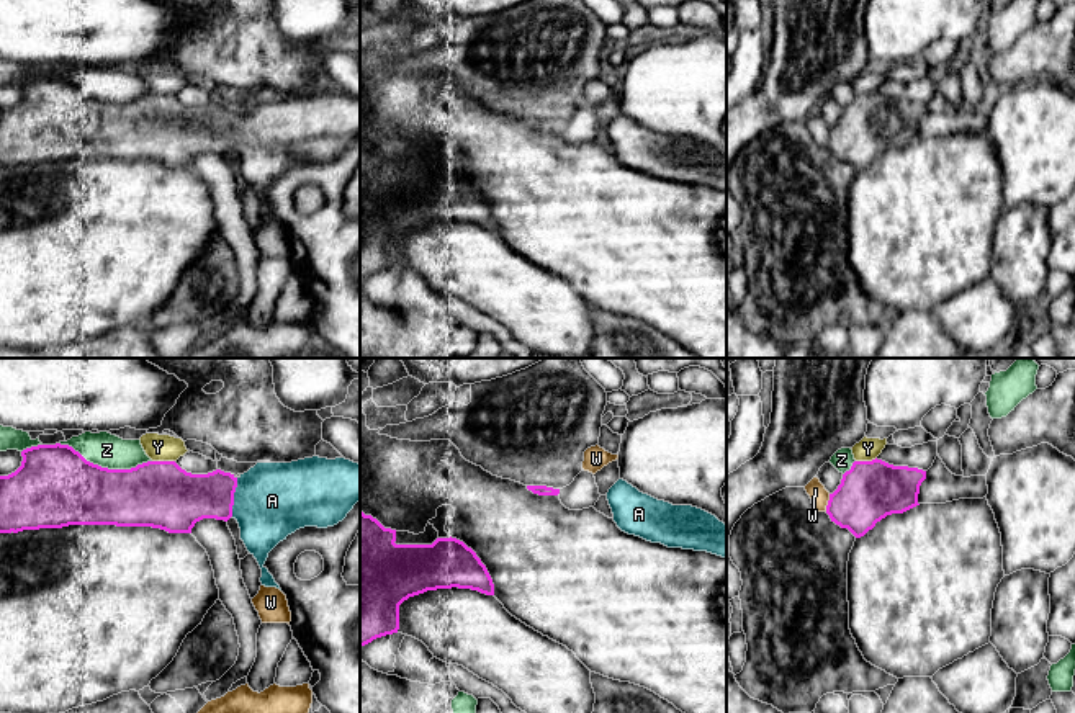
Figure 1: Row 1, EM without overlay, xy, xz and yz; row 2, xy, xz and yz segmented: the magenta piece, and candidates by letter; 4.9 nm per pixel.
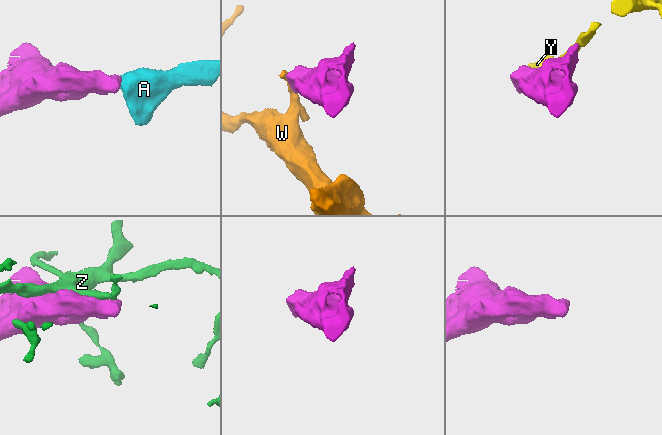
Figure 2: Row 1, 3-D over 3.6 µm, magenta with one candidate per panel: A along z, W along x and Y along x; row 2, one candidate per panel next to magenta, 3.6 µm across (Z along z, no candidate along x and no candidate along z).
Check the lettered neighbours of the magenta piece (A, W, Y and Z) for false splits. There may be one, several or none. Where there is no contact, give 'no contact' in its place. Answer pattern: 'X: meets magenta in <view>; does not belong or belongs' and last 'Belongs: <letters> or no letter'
A: meets magenta in xy; belongs
W: meets magenta in yz; does not belong
Y: meets magenta in xy; does not belong
Z: meets magenta in xy; does not belong
Belongs: A

